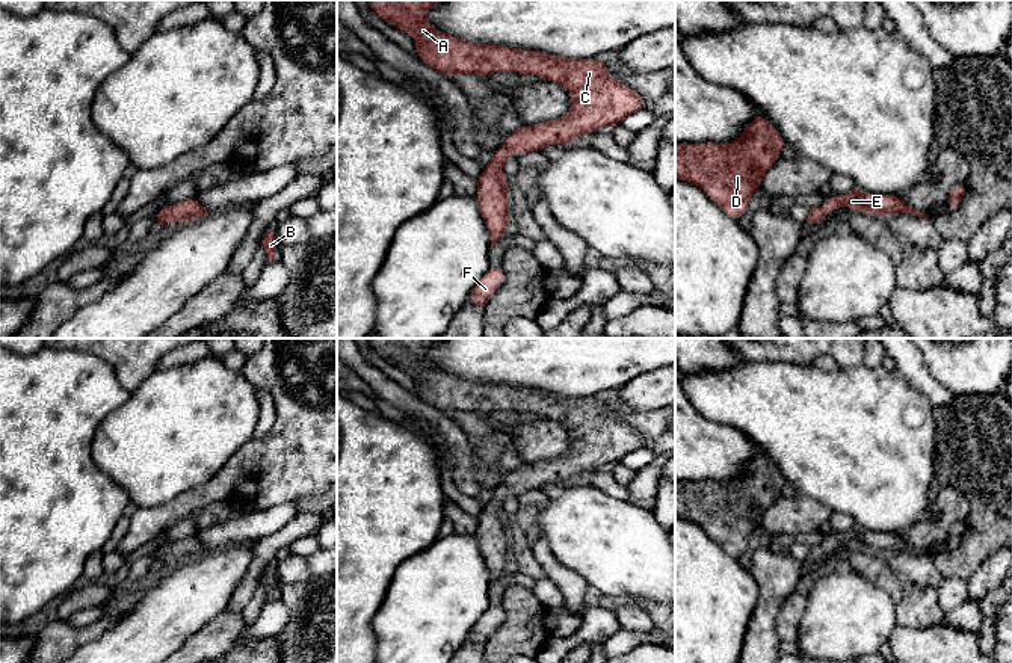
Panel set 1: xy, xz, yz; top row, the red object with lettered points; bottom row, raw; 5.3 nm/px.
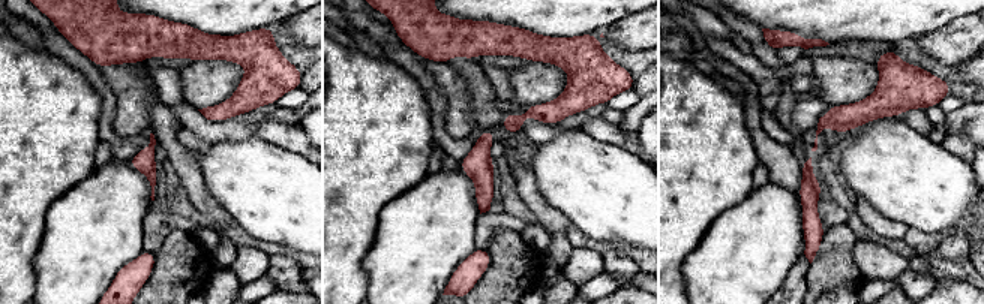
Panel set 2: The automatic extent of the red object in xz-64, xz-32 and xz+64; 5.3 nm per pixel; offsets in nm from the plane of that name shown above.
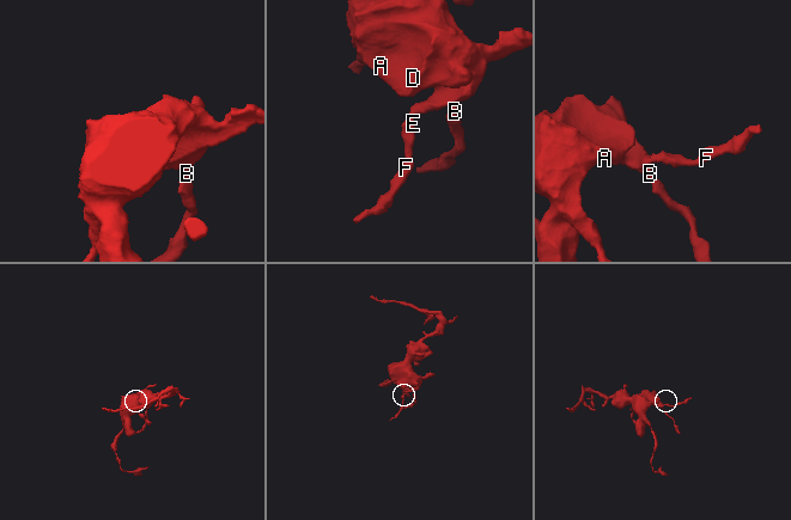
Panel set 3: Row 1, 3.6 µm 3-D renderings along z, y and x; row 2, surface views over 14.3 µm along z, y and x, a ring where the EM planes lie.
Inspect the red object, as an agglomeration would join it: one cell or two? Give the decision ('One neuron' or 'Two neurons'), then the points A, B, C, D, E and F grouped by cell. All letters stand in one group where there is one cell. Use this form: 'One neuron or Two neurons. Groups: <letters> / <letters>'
One neuron. Groups: A B C D E F

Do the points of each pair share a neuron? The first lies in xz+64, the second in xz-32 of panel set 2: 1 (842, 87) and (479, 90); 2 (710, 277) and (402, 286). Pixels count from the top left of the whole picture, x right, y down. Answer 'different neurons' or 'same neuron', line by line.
1: different neurons
2: same neuron

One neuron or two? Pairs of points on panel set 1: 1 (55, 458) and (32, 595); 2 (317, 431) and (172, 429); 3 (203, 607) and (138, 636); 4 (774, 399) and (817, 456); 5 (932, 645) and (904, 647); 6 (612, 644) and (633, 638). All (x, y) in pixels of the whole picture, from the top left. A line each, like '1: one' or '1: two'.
1: one
2: two
3: one
4: one
5: one
6: one

